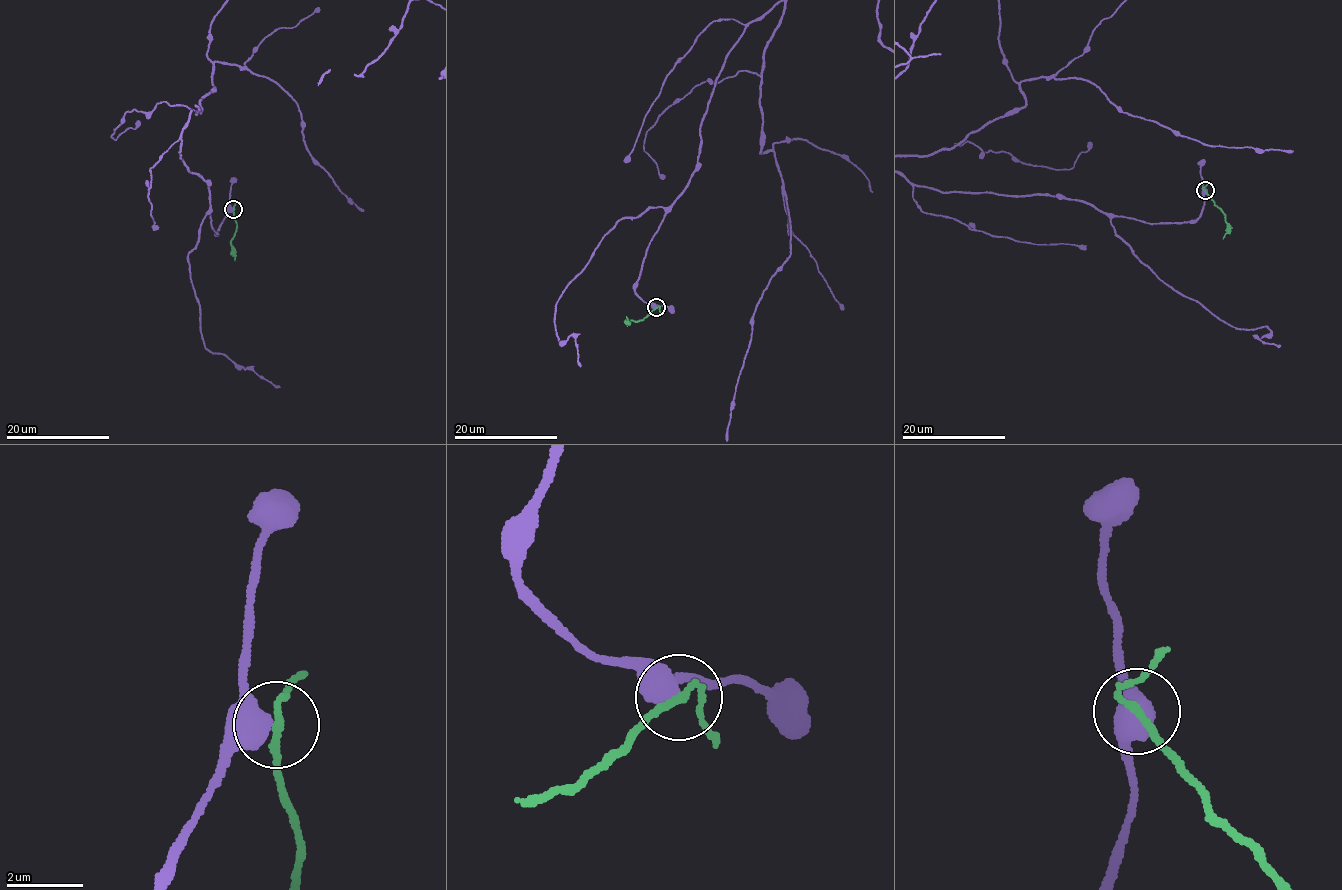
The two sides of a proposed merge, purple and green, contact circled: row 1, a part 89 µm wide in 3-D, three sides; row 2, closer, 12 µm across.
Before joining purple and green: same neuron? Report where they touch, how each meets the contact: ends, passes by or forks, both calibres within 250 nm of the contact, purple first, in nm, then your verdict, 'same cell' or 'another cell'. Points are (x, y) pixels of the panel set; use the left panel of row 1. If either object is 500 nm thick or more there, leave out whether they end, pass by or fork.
(233, 209) | purple passes by | green passes by | 460/180 nm | another cell

